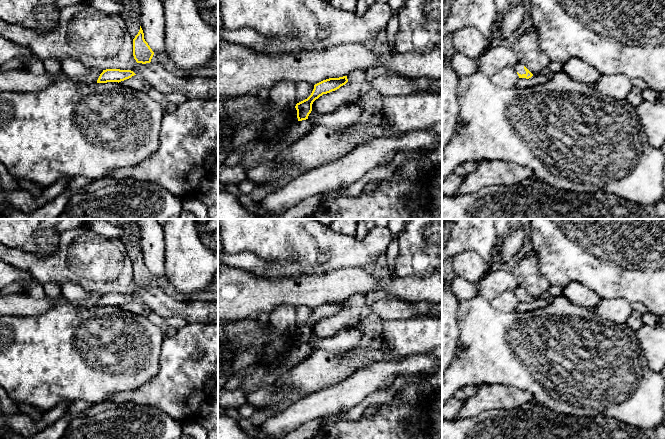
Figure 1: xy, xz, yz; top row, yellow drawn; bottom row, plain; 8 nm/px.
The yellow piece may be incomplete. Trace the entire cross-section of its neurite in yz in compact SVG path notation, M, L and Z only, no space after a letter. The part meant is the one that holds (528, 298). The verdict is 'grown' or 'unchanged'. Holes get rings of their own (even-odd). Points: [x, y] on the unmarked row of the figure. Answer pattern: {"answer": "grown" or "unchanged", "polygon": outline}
{"answer": "grown", "polygon": "M518 286L514 293L516 294L519 302L526 302L529 303L533 300L533 298L520 286Z"}

